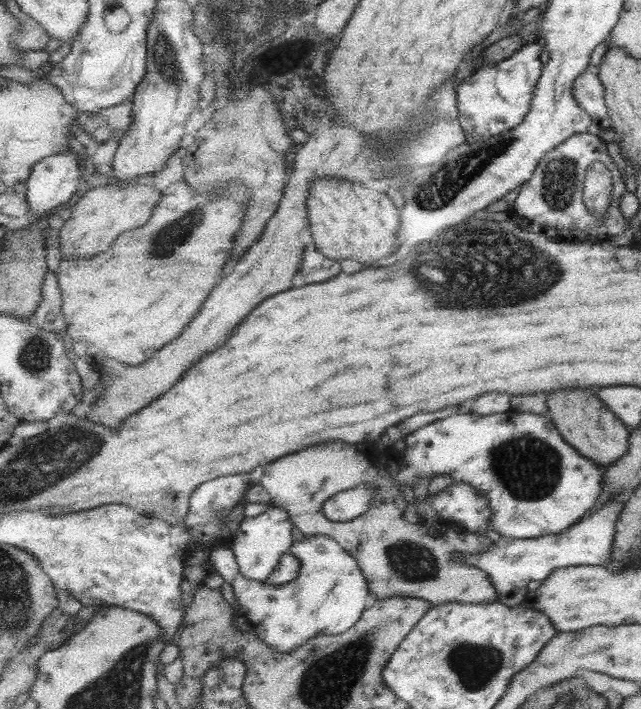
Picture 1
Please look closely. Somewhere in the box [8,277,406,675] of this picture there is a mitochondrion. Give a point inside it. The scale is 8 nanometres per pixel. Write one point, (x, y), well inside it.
(35, 356)

